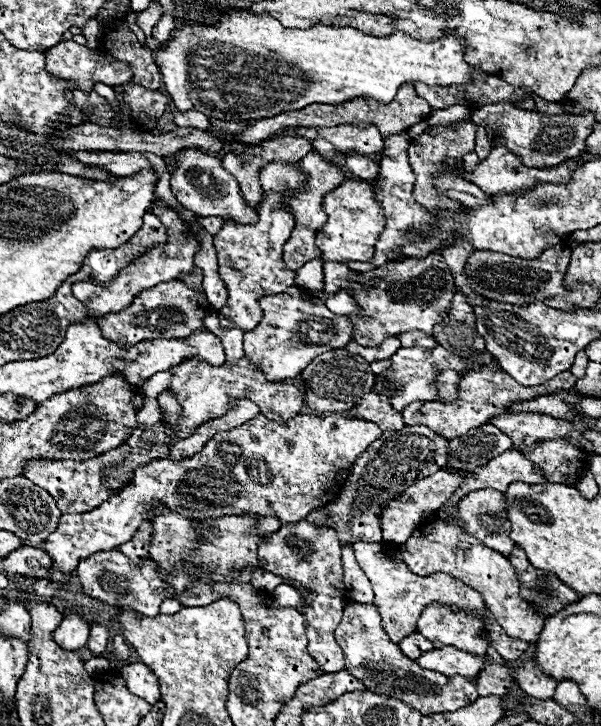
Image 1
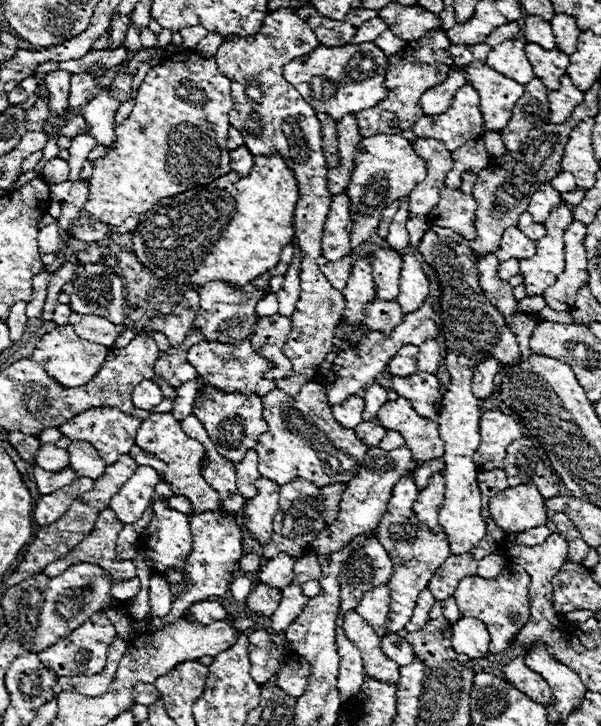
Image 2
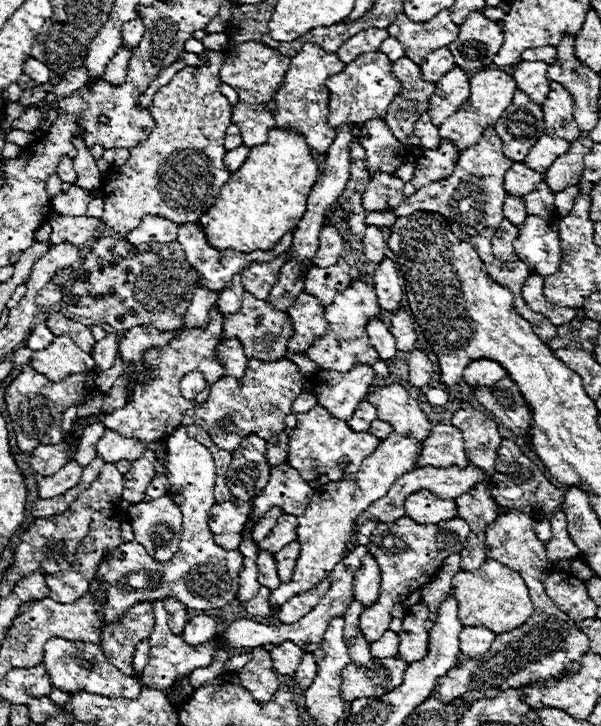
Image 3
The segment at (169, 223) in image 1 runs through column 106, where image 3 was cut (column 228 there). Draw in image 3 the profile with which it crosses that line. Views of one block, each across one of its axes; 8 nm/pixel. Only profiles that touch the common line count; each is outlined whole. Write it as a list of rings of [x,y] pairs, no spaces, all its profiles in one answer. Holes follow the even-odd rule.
[[[234,276],[226,288],[220,292],[220,298],[218,298],[218,310],[222,314],[234,314],[238,312],[240,304],[242,304],[242,294],[244,294],[244,286],[240,282],[240,276]]]

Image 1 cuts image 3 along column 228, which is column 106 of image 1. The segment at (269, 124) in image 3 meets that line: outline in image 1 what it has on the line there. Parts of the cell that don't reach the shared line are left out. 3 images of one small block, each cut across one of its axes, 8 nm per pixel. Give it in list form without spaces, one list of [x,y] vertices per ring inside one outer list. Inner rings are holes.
[[[62,40],[54,48],[46,50],[46,72],[50,72],[52,76],[58,76],[58,78],[64,78],[64,80],[74,80],[76,88],[82,88],[84,92],[92,92],[96,82],[102,82],[110,88],[132,82],[132,68],[126,62],[116,60],[102,46],[92,50],[86,44],[78,44],[74,40]]]

